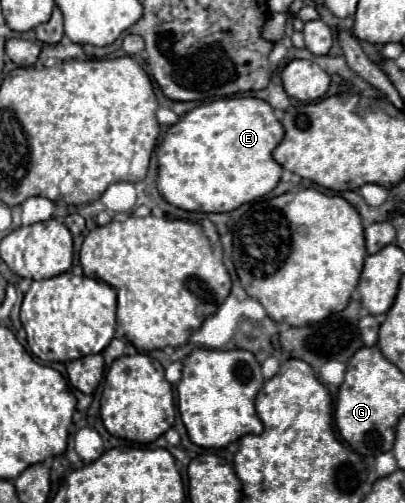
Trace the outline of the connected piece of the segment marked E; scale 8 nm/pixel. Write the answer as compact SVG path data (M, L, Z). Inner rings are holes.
M230 97L201 104L172 125L156 147L158 191L170 205L186 211L234 211L278 185L282 167L272 159L272 151L282 139L280 121L262 99Z

